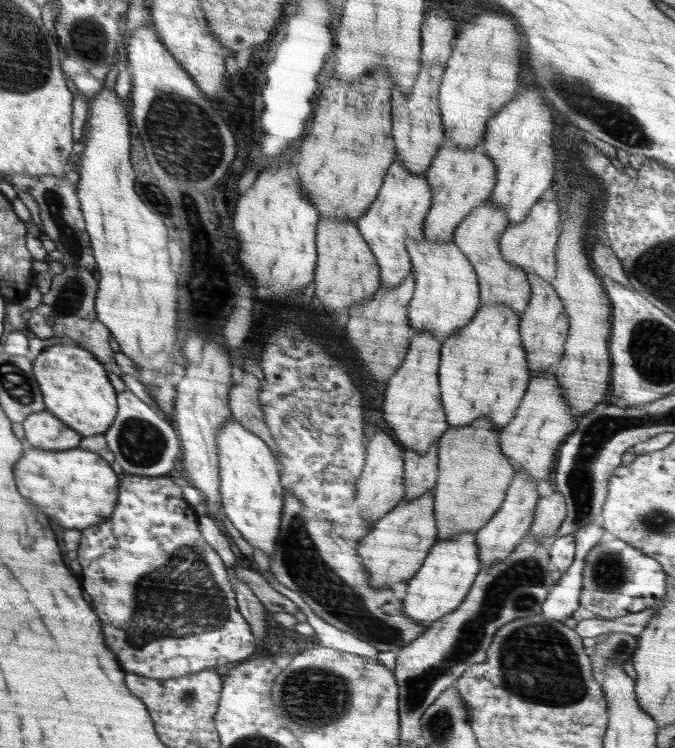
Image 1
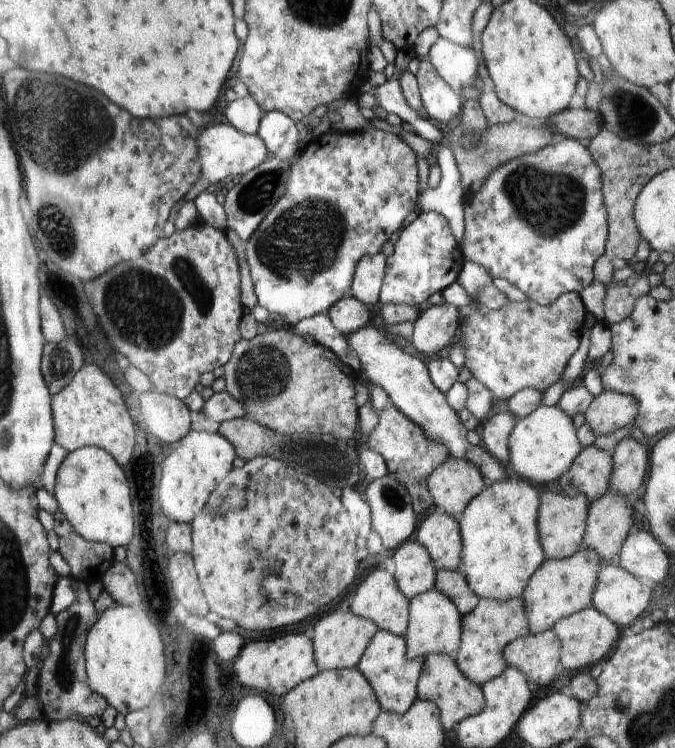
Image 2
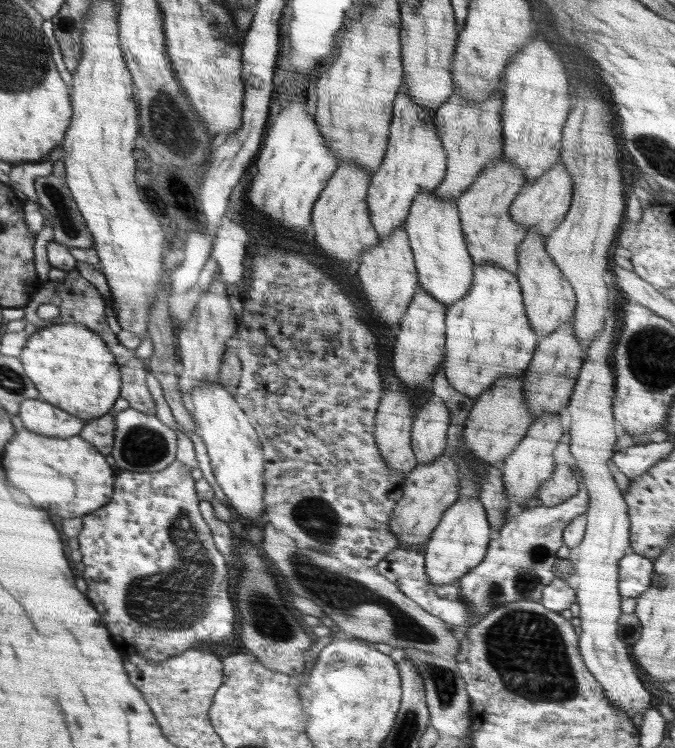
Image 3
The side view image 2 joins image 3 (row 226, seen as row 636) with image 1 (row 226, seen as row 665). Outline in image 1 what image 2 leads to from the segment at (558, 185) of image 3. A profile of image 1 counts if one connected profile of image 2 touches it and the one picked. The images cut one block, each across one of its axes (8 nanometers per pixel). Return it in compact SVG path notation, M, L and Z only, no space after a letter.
M548 191L530 207L526 219L520 223L508 225L500 237L499 246L504 259L510 265L518 265L527 273L534 271L550 284L556 277L556 250L560 233L558 222L562 219L555 193L555 191Z

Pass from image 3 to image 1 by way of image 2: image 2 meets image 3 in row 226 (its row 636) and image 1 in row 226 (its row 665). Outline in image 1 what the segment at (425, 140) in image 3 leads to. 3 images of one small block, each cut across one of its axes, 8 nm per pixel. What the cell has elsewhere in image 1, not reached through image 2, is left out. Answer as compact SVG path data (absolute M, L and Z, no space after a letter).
M395 159L388 167L386 176L376 200L358 220L358 228L368 247L378 261L380 287L398 287L406 275L413 270L407 251L408 237L420 241L424 239L424 218L432 204L432 190L424 173L412 173L402 161Z

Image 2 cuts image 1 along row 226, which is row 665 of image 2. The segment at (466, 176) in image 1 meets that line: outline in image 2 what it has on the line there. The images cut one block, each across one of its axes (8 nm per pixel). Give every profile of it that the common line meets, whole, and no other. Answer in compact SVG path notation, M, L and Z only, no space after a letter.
M436 653L425 658L417 684L417 698L436 703L442 728L446 732L452 730L463 718L480 714L485 703L481 686L475 685L460 672L454 658Z

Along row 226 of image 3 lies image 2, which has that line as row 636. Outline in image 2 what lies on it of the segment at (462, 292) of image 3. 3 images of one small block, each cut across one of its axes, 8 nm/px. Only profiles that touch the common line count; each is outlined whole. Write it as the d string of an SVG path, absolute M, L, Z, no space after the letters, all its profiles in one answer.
M432 588L415 596L409 602L409 623L404 636L407 644L407 659L426 658L434 653L454 658L461 643L461 618L456 605L443 592Z

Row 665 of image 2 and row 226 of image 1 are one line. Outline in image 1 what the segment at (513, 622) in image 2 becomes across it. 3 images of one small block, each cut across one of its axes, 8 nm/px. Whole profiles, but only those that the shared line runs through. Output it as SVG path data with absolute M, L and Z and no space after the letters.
M486 200L480 207L476 207L464 217L454 231L454 242L460 251L468 257L479 284L480 305L484 303L504 303L522 316L531 297L531 286L527 279L527 272L518 265L510 265L500 252L500 237L508 226L508 215L498 205Z

